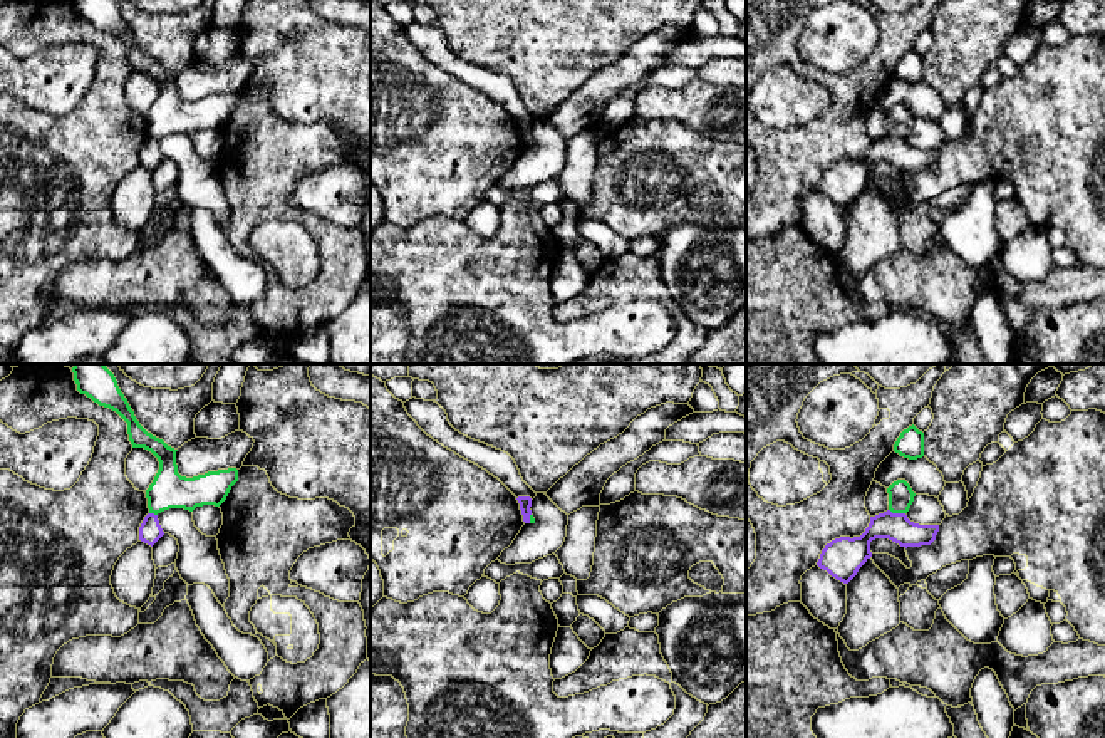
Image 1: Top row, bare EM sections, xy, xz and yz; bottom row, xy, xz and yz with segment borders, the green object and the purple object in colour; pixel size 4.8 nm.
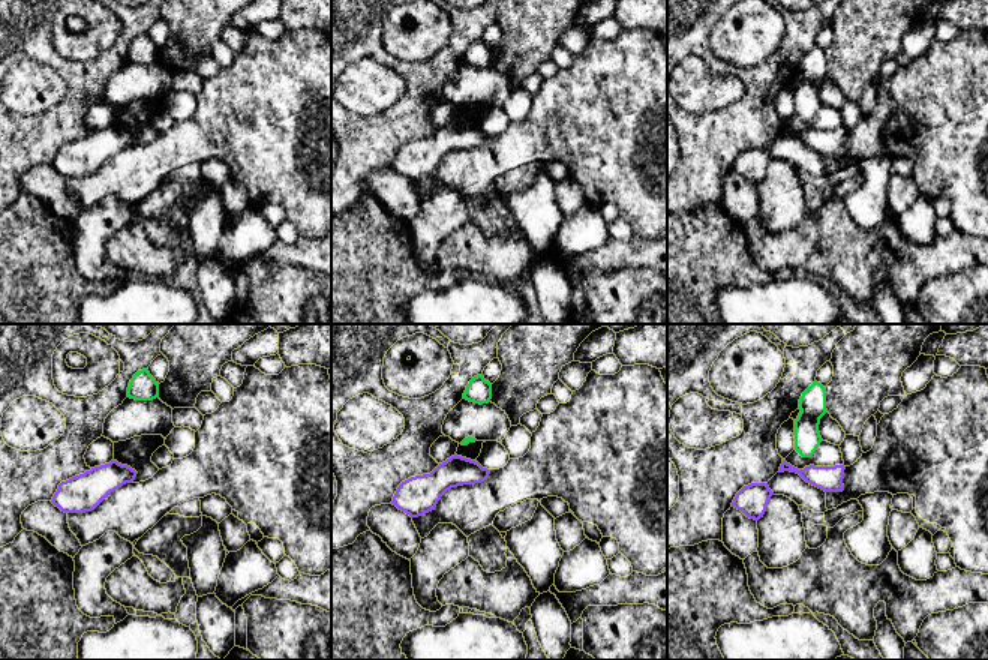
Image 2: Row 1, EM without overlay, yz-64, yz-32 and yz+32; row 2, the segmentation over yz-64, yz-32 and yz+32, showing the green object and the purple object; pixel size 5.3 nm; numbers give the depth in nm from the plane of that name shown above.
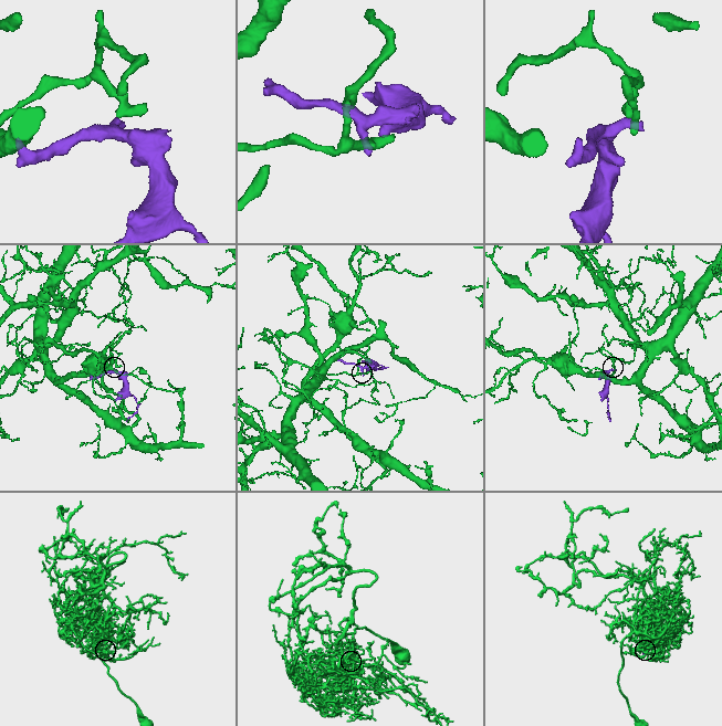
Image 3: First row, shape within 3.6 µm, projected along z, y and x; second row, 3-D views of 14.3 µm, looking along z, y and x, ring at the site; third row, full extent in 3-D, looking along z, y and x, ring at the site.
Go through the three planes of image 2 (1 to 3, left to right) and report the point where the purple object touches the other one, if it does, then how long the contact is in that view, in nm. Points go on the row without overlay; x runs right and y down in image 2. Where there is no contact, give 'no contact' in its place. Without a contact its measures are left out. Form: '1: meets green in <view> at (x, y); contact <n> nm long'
1: no contact
2: no contact
3: no contact

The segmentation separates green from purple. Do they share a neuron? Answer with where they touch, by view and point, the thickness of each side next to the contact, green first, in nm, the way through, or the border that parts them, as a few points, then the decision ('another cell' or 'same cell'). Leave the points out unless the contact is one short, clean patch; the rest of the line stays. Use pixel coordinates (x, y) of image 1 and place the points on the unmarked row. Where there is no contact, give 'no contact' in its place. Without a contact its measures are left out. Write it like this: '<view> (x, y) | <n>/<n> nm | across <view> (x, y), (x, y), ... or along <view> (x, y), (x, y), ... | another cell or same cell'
yz (897, 136) | 120/140 nm | along yz (889, 133), (904, 138) | another cell

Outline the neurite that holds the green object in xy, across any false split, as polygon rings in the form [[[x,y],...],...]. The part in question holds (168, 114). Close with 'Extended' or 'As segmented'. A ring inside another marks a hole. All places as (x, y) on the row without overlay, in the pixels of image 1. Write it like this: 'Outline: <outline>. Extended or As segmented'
Outline: [[[74,0],[74,5],[80,18],[116,35],[127,47],[132,72],[144,72],[158,82],[159,94],[146,114],[149,138],[158,139],[169,133],[193,136],[203,129],[220,131],[226,124],[231,111],[238,106],[236,92],[208,96],[193,102],[181,101],[176,89],[178,74],[139,49],[114,0]]]. As segmented

